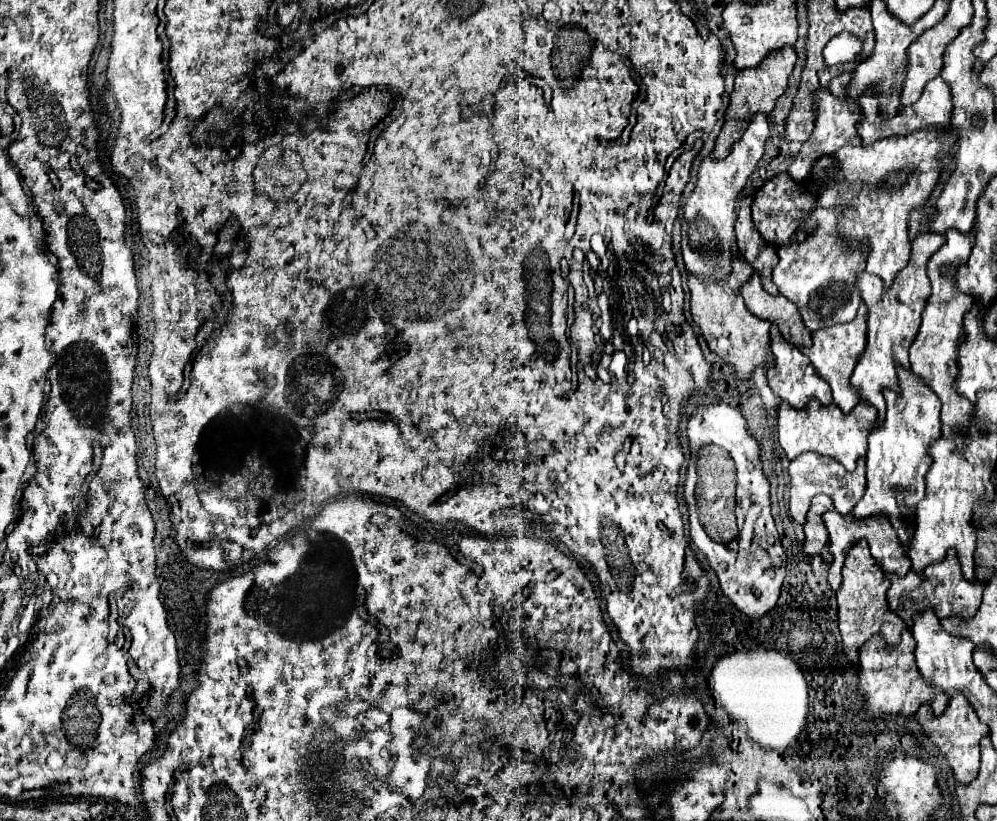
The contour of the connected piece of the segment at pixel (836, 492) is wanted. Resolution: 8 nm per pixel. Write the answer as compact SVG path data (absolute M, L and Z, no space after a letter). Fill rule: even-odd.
M804 453L798 459L790 461L790 477L792 477L792 483L790 483L790 515L794 517L794 521L804 523L812 497L816 497L820 493L834 499L838 513L842 513L842 515L850 513L866 489L866 463L864 463L864 457L860 457L856 469L852 473L848 473L832 457L824 457L824 455L816 455L816 453Z

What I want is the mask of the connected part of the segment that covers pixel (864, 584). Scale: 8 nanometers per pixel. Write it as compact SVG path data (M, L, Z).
M862 539L858 541L844 561L844 583L842 589L838 589L838 629L842 635L842 653L850 663L858 663L858 649L872 637L880 635L888 643L888 647L894 647L900 643L900 633L906 629L906 623L894 615L888 609L886 603L886 591L890 587L890 581L886 579L886 573L880 569L880 565L872 559L868 551L868 543Z

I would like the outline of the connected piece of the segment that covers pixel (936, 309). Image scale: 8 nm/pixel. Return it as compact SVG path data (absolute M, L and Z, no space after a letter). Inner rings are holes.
M948 229L946 235L946 243L930 257L928 261L928 279L932 285L932 293L928 297L928 303L924 307L922 313L922 325L920 331L914 339L914 343L910 345L910 367L912 373L918 375L924 385L930 385L930 389L938 395L938 399L942 401L942 437L948 437L952 441L956 441L956 449L964 449L966 447L966 439L962 435L962 427L968 427L968 421L972 421L972 413L974 407L972 403L968 403L964 397L960 397L952 383L956 377L956 347L958 341L962 337L962 317L966 311L970 311L972 307L972 297L966 293L960 293L954 289L954 273L956 267L966 263L972 251L972 243L974 243L974 231L972 235L962 235L956 229ZM940 267L950 267L948 273L940 273Z

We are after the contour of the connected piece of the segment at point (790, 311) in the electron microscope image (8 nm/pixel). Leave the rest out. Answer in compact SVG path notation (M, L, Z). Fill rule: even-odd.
M752 273L752 277L742 285L740 293L744 297L744 303L748 305L748 311L760 319L778 323L780 333L786 337L788 343L796 347L812 345L812 335L800 321L796 305L792 305L792 301L788 301L784 295L770 295L762 287L760 277L756 273Z

